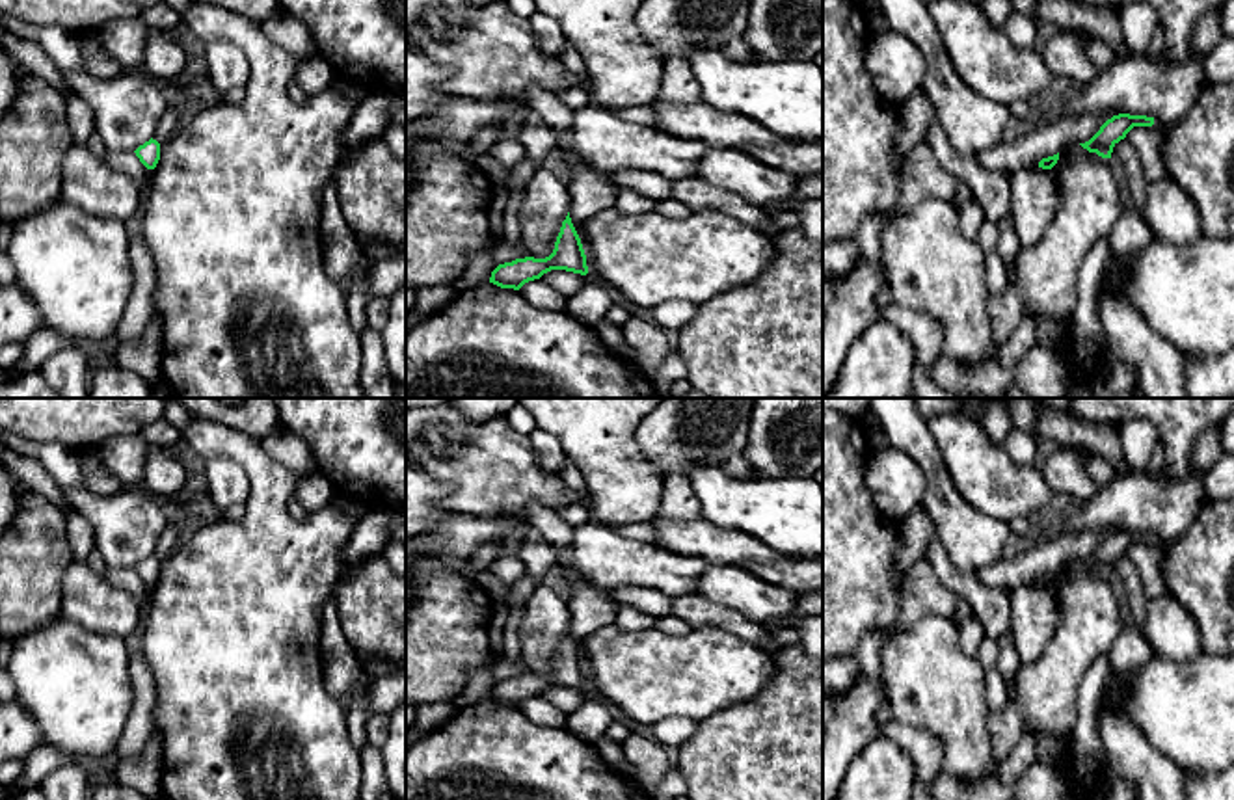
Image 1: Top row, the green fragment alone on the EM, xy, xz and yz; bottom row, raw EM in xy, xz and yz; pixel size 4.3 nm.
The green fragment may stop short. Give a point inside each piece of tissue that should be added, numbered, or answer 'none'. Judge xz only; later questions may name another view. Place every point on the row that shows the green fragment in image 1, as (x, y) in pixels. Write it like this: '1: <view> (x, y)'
none

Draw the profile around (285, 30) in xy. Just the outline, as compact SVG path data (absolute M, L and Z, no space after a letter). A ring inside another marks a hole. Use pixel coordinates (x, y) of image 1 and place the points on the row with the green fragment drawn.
M274 13L261 24L261 30L270 41L296 54L302 63L313 56L315 43L309 28L288 13Z

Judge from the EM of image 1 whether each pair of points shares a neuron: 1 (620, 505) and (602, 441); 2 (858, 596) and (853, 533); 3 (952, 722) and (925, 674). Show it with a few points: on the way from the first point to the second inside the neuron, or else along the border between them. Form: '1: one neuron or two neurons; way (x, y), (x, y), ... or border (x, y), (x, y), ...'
1: one neuron; way (620, 490), (607, 456)
2: one neuron; way (853, 581), (853, 547)
3: one neuron; way (952, 711), (946, 698), (933, 685)

